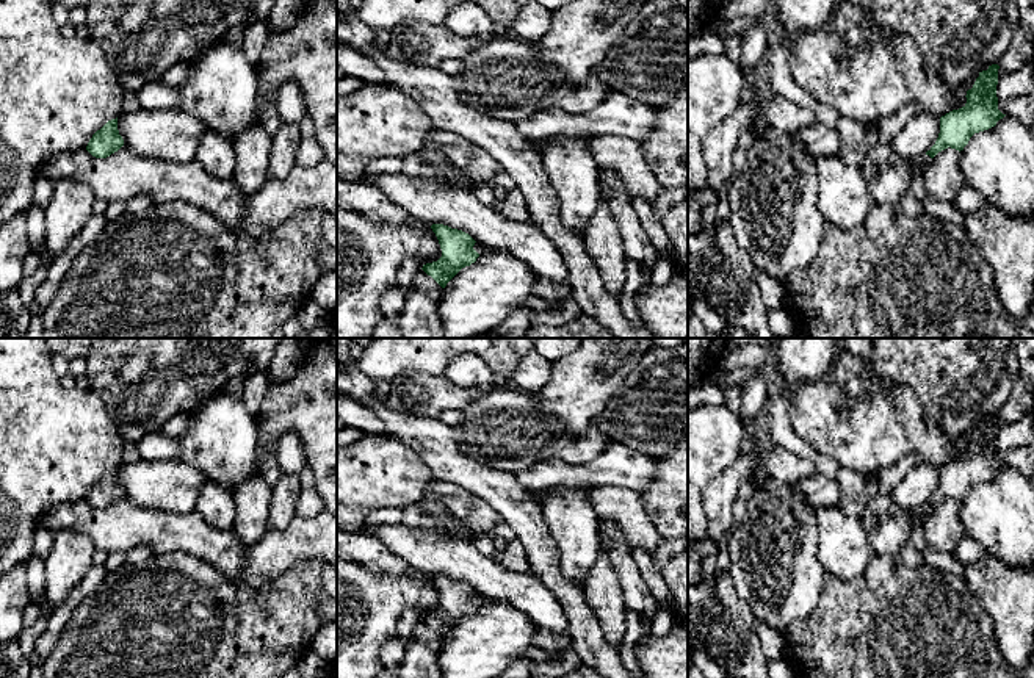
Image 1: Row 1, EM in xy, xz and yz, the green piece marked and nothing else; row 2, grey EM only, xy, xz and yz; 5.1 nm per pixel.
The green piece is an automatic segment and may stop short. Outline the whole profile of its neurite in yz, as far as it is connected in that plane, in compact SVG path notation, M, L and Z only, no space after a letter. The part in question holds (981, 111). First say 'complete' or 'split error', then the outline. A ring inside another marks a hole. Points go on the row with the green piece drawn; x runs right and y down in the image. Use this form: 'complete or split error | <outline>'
split error | M992 64L979 72L973 88L967 91L967 103L940 117L938 138L920 158L902 158L890 144L876 142L870 149L860 168L874 204L899 205L910 189L912 168L923 174L938 152L948 147L964 150L974 133L995 127L1006 116L998 110L998 69L998 64Z

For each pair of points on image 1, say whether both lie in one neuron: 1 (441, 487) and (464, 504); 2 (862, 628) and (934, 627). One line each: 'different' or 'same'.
1: same
2: same

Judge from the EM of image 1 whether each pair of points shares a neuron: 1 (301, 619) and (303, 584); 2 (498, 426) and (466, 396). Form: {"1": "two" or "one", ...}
{"1": "one", "2": "two"}

